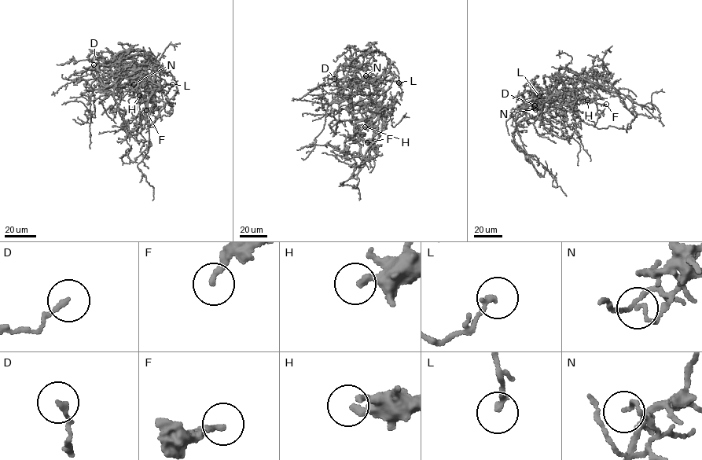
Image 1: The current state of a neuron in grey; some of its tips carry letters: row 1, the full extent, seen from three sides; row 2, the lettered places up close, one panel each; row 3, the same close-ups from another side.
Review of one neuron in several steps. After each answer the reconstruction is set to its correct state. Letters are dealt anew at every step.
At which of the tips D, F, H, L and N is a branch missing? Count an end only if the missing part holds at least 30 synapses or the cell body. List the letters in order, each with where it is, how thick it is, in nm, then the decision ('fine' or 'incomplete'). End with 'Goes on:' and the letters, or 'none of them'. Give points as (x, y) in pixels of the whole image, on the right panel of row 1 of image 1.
D: place (534, 105); calibre 180 nm; fine
F: place (606, 104); calibre 240 nm; fine
H: place (587, 100); calibre 280 nm; fine
L: place (539, 96); calibre 180 nm; fine
N: place (535, 109); calibre 110 nm; fine
Goes on: none of them

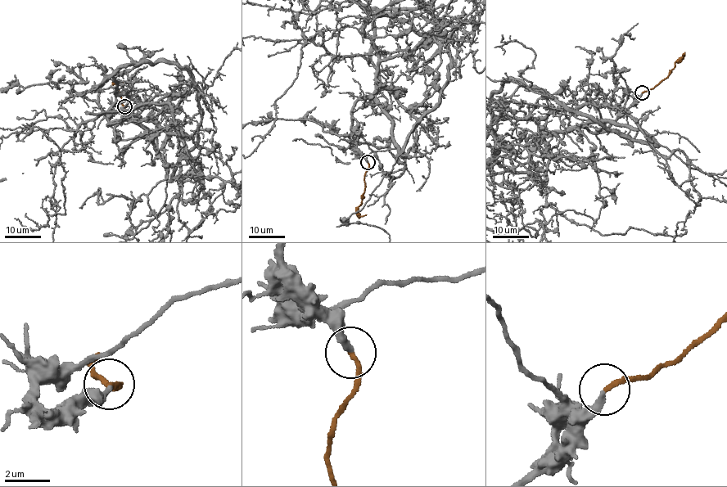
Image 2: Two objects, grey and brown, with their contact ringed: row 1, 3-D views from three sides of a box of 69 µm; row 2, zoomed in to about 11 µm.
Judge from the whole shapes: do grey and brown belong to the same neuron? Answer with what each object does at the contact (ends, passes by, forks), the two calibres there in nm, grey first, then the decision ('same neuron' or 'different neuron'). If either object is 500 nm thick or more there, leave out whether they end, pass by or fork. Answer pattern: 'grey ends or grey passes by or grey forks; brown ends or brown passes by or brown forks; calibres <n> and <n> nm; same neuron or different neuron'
grey ends; brown ends; calibres 280 and 200 nm; same neuron

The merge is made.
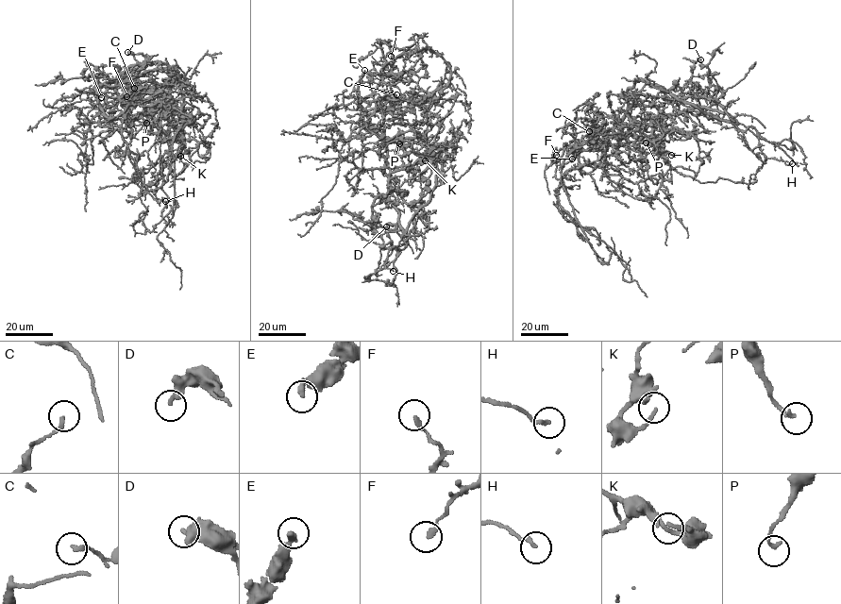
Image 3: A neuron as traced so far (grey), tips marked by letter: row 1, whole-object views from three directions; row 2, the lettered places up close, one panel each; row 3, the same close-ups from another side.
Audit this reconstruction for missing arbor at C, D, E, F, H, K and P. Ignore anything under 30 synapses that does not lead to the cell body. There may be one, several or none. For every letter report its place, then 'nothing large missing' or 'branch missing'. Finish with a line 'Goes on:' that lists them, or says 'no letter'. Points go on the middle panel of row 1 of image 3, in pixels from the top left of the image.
C: (396, 94) | nothing large missing
D: (386, 226) | nothing large missing
E: (364, 70) | branch missing
F: (391, 56) | nothing large missing
H: (393, 271) | nothing large missing
K: (425, 160) | nothing large missing
P: (399, 143) | nothing large missing
Goes on: E

